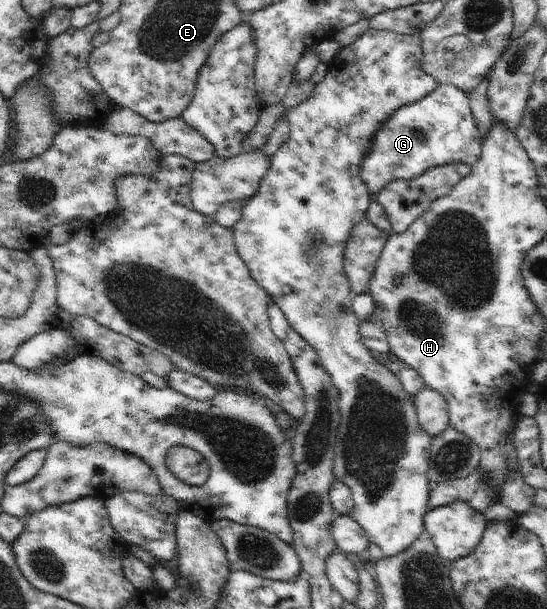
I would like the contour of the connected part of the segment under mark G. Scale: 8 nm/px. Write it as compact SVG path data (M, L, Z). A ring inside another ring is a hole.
M438 84L421 100L402 106L375 133L360 175L374 197L388 182L416 179L436 166L466 164L473 167L480 159L482 144L483 135L471 113L469 95L456 85Z

